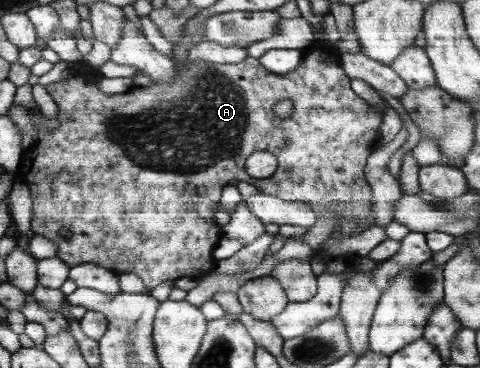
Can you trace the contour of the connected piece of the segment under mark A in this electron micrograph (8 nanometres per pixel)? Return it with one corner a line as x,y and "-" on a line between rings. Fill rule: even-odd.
314,50
312,52
305,51
301,63
286,74
274,74
269,71
262,63
254,57
248,57
242,62
234,63
215,63
210,61
195,60
188,62
187,65
179,64
177,75
171,83
160,83
148,87
132,87
122,94
104,94
101,87
98,86
100,74
93,71
91,66
80,60
76,62
74,71
68,78
47,84
46,90
58,105
58,109
52,112
28,108
33,116
34,126
38,129
39,138
30,146
22,156
22,162
19,169
19,177
26,181
29,186
29,191
32,197
32,230
34,234
47,238
52,241
57,248
56,258
59,258
64,264
69,267
76,266
82,263
94,263
116,274
123,272
131,272
140,277
144,287
153,289
161,285
167,280
172,280
186,276
192,276
200,281
204,276
207,276
216,267
216,261
213,258
213,250
216,248
217,242
222,238
222,228
214,221
214,213
219,206
219,200
222,194
222,188
228,185
230,180
246,181
252,183
259,192
268,193
277,196
285,201
304,201
310,203
316,216
326,212
332,212
342,216
340,226
333,231
334,234
328,238
323,245
321,260
334,260
336,257
348,258
350,262
360,256
348,255
346,252
340,253
337,250
337,244
343,235
353,235
370,228
373,224
373,216
371,216
371,188
365,177
364,168
367,164
367,158
374,150
376,140
378,140
378,129
383,121
384,112
374,110
363,98
360,98
351,89
351,78
342,67
342,62
336,60
336,54
326,54
326,50
-
282,99
292,101
294,110
292,114
282,120
278,118
273,111
273,106
-
41,114
45,119
58,119
59,126
54,130
49,127
44,127
40,122
-
268,151
277,158
278,166
276,172
268,178
254,178
245,172
246,159
253,152
-
186,184
194,184
196,191
194,194
187,193
-
63,228
72,231
70,237
60,237
58,232

